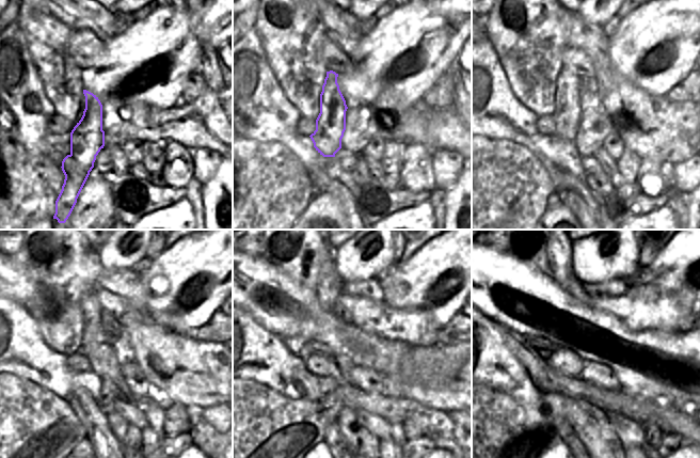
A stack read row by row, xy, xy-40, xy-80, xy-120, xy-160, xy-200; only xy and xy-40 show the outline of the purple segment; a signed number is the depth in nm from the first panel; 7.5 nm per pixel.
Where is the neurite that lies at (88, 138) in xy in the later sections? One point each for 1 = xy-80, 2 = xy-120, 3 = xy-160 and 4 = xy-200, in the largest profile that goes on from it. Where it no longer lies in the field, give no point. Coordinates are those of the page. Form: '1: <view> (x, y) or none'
1: xy-80 (568, 111)
2: xy-120 (93, 334)
3: xy-160 (330, 286)
4: xy-200 (558, 251)

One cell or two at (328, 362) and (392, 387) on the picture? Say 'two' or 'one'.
two

